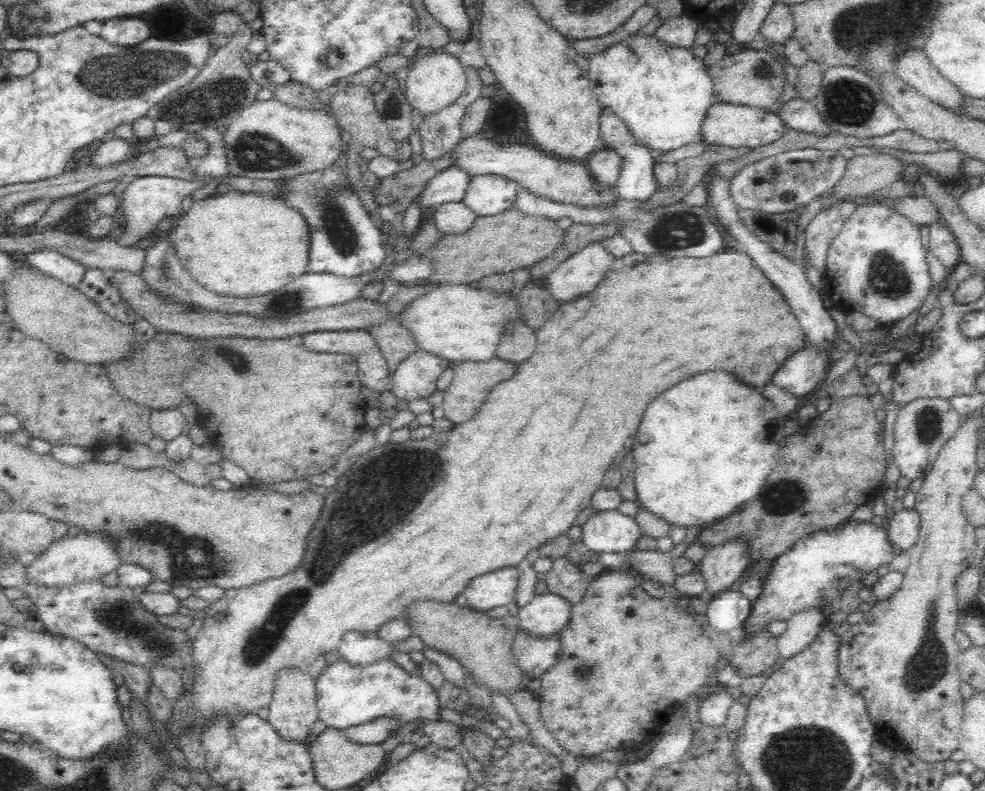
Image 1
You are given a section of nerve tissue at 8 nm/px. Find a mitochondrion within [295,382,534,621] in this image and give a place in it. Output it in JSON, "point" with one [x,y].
{"point":[369,529]}

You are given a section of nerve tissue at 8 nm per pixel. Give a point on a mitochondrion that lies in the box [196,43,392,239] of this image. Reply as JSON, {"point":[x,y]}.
{"point":[259,152]}

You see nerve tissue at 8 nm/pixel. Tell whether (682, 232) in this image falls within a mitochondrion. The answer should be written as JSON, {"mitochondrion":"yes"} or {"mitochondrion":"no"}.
{"mitochondrion":"yes"}

